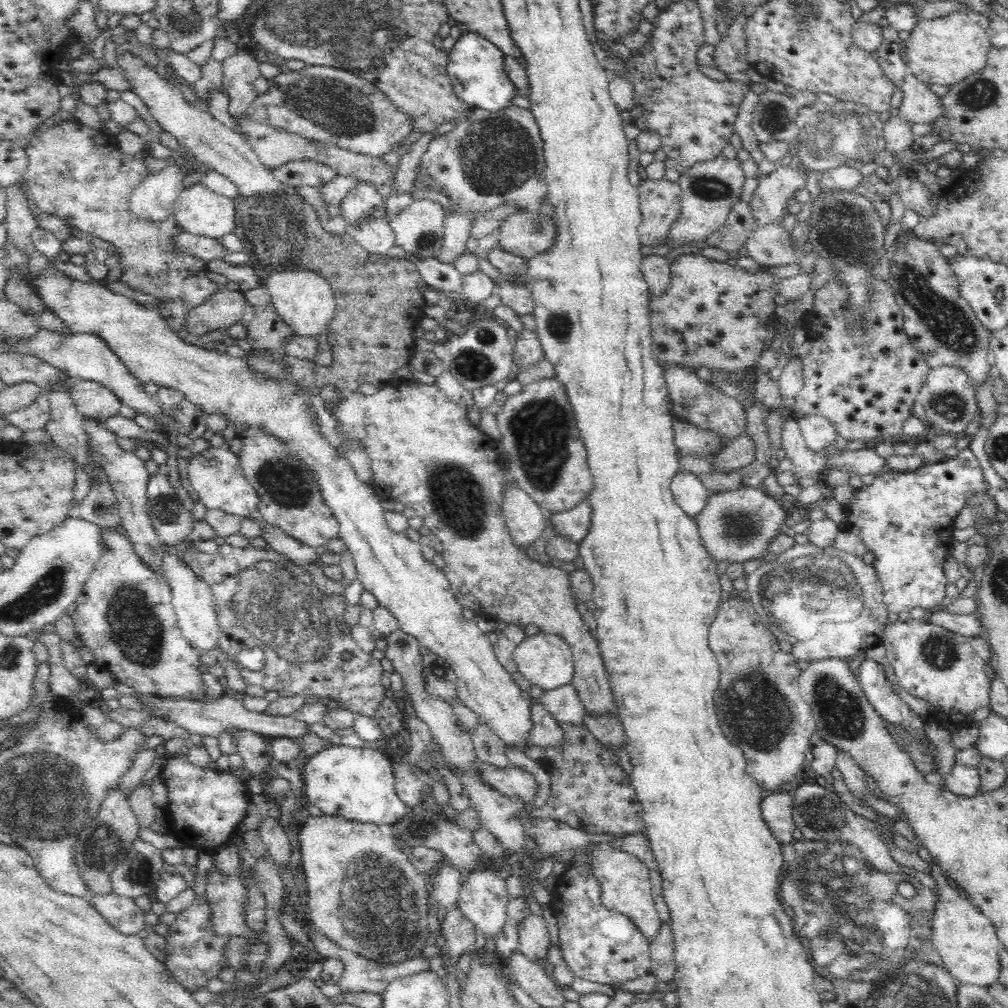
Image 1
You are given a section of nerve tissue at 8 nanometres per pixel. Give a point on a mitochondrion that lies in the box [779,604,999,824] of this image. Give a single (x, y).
(841, 712)

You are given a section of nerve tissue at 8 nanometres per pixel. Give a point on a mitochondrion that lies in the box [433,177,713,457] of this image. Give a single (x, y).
(474, 363)

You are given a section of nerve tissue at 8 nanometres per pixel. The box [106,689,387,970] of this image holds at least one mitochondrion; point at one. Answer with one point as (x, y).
(139, 869)

